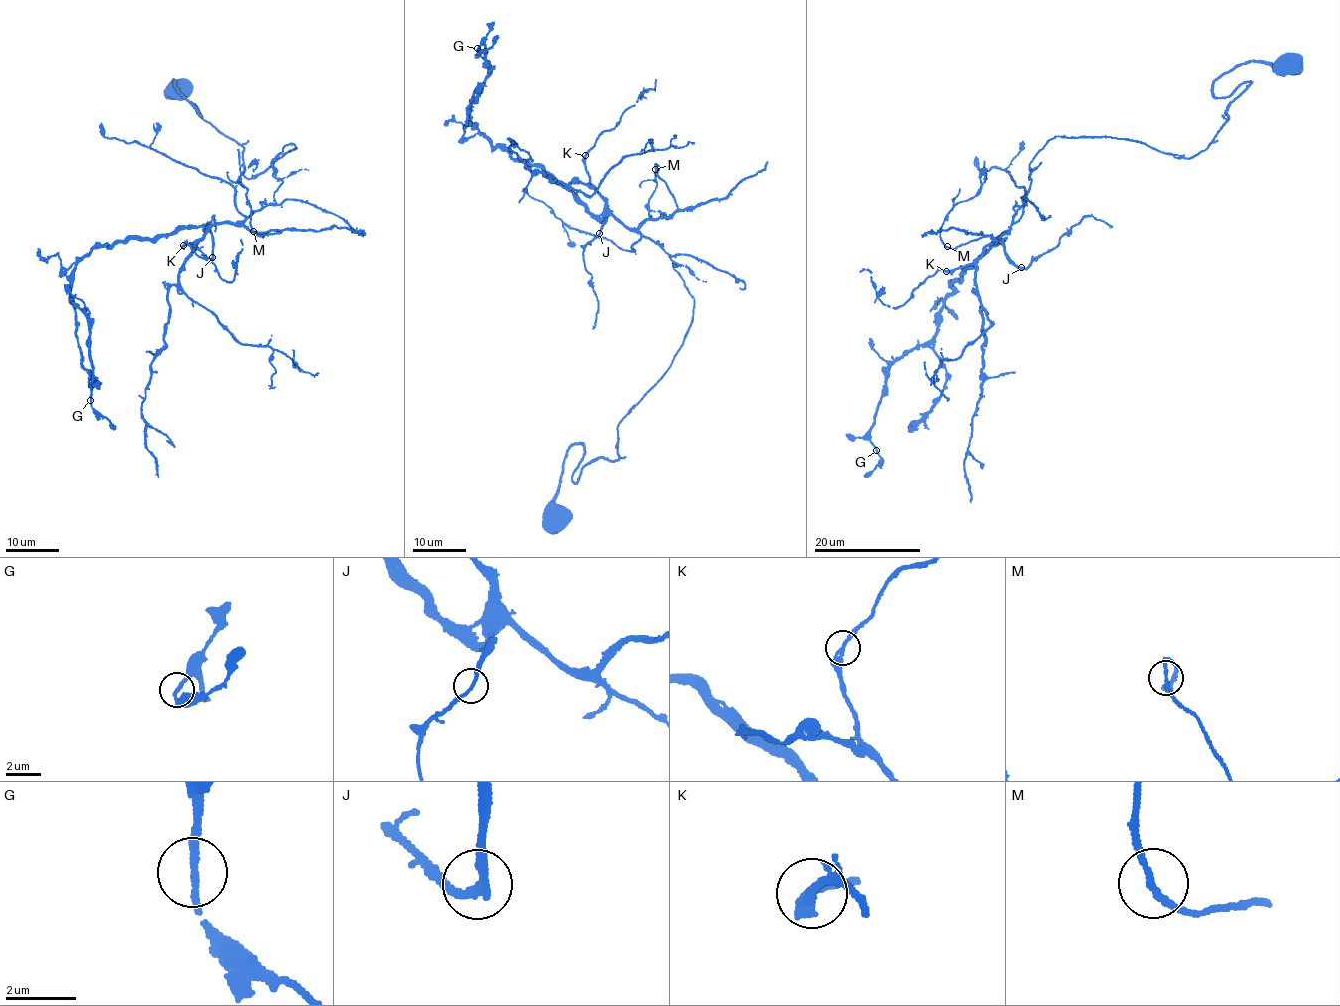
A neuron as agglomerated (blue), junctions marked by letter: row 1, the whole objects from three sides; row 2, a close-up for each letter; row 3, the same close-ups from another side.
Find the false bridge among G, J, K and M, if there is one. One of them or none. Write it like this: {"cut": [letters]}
{"cut": []}

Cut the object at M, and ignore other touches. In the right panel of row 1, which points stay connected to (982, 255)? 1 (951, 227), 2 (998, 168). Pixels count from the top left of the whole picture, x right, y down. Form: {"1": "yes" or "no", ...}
{"1": "yes", "2": "yes"}

